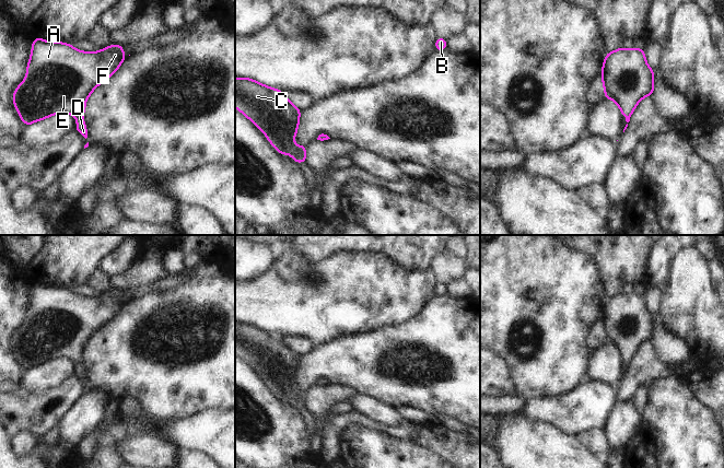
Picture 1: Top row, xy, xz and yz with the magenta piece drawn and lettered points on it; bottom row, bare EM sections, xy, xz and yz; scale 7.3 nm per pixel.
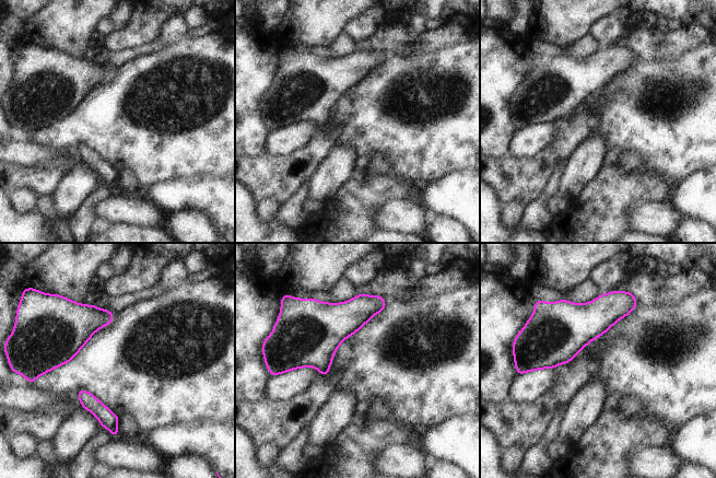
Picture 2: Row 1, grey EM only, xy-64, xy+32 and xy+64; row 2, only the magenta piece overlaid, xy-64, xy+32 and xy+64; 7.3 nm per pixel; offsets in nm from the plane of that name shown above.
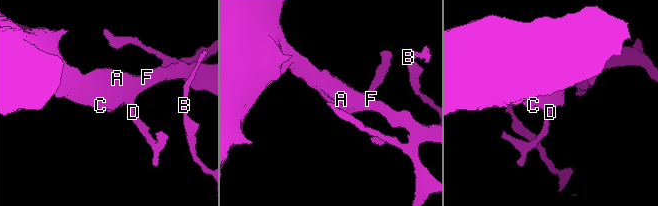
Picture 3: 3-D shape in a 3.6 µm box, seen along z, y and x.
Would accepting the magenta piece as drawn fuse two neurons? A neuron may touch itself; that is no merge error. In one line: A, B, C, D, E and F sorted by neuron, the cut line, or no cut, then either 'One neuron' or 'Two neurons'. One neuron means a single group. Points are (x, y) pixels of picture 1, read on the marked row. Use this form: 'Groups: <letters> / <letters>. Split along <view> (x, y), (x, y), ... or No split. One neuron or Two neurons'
Groups: A B C D E F. No split. One neuron

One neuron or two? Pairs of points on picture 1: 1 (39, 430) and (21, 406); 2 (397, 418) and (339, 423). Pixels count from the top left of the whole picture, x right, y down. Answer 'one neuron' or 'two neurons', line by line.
1: one neuron
2: two neurons

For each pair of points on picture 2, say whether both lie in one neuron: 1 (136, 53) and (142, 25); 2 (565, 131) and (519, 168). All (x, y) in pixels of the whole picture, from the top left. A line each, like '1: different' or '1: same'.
1: different
2: same

